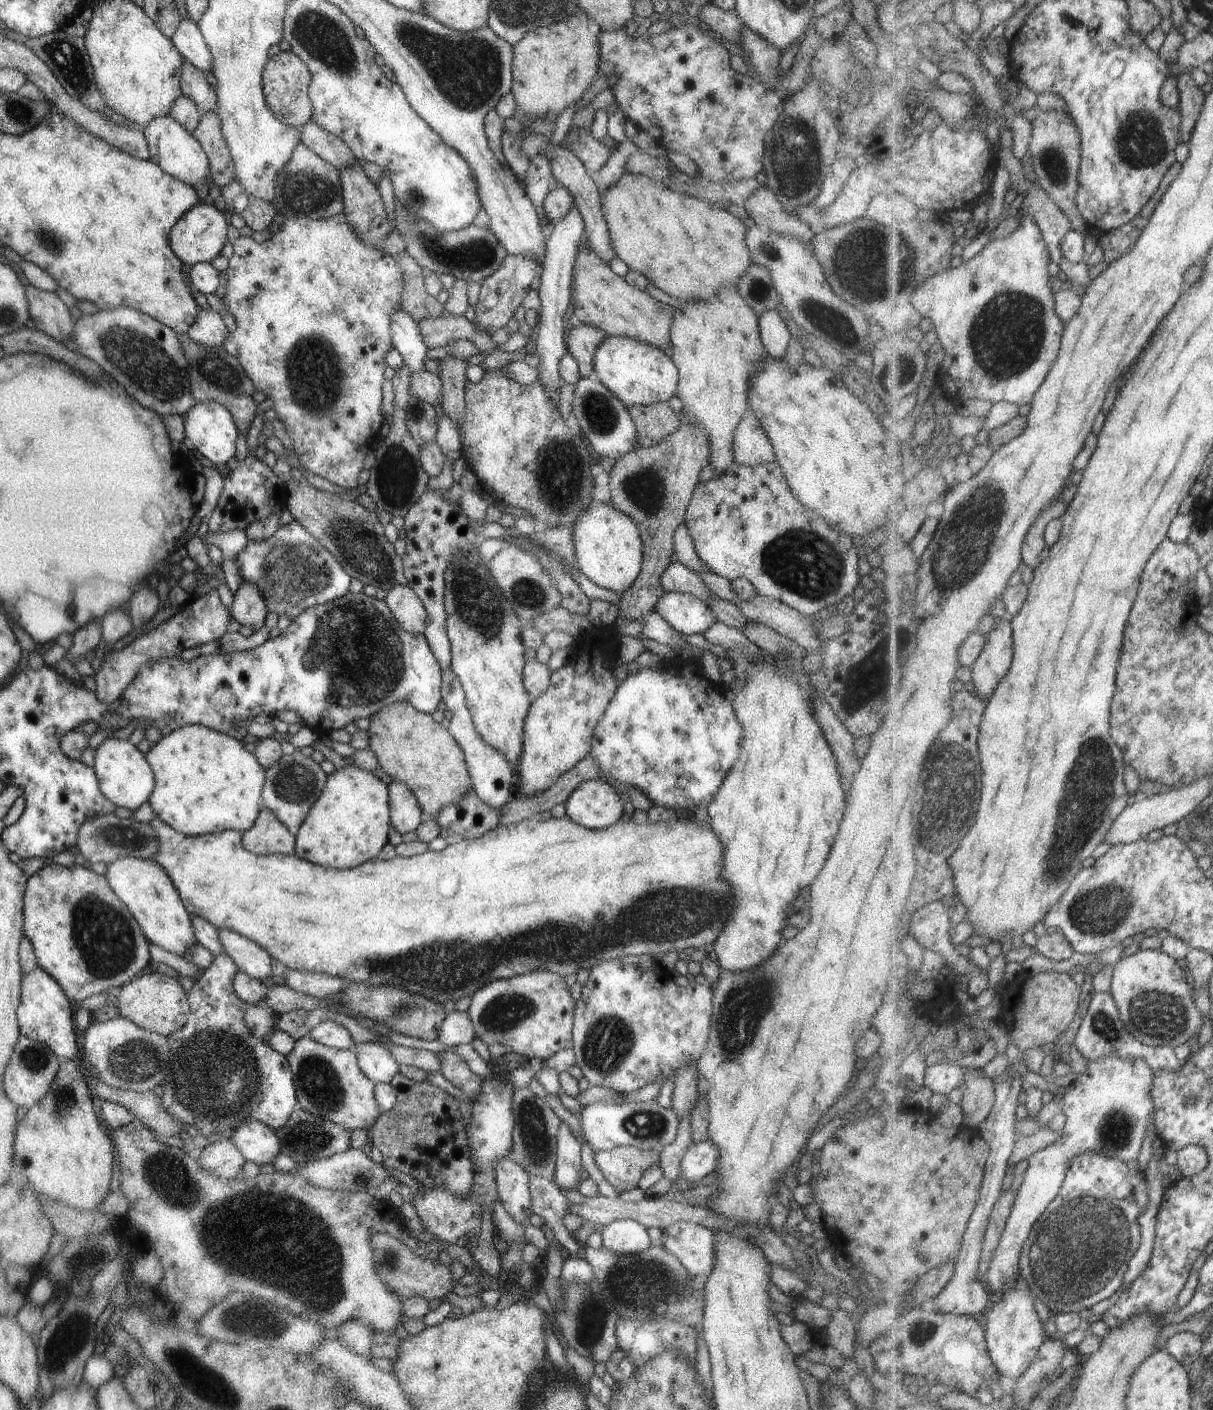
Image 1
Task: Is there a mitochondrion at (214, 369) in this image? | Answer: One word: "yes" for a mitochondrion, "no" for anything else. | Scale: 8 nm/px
yes

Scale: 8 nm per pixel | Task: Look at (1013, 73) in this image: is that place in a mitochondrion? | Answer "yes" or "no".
no

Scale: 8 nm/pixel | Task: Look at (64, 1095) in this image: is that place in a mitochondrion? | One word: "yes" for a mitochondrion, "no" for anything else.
yes

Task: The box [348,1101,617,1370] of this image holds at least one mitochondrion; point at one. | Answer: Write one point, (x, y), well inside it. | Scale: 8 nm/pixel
(591, 1321)

